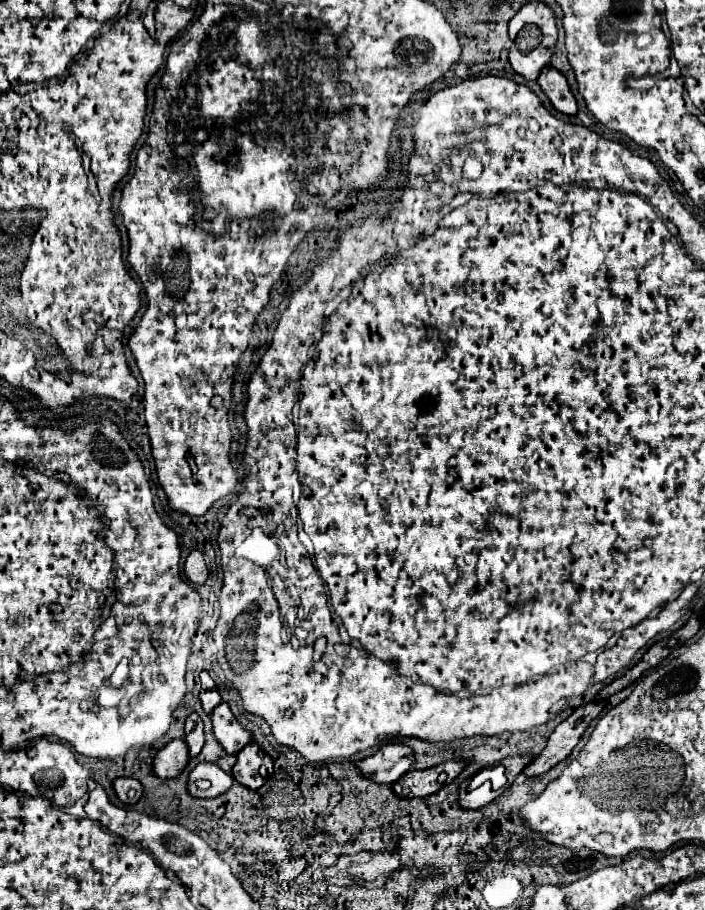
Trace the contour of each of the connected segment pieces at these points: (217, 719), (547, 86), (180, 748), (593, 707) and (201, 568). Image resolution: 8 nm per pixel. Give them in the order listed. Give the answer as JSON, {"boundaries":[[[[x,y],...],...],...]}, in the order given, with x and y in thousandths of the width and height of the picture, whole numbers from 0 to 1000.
{"boundaries":[[[[313,773],[311,777],[305,777],[299,784],[299,790],[302,790],[305,812],[316,819],[316,823],[322,827],[339,827],[359,812],[359,805],[350,803],[333,790],[333,786],[328,784],[322,773]]],[[[773,74],[762,87],[767,98],[776,102],[779,111],[784,118],[801,126],[816,126],[818,124],[818,111],[807,98],[804,87],[784,74]]],[[[248,812],[223,827],[217,836],[217,849],[231,856],[254,854],[254,849],[265,843],[265,838],[268,838],[265,816],[260,812]]],[[[841,770],[816,779],[801,792],[790,797],[790,801],[782,805],[776,814],[776,821],[742,845],[742,849],[750,854],[762,854],[762,852],[776,849],[793,836],[799,836],[810,827],[810,823],[818,819],[818,814],[824,812],[835,795],[844,788],[850,788],[855,777],[858,777],[858,770]]],[[[274,603],[268,608],[268,612],[262,614],[262,632],[268,634],[268,638],[285,643],[294,638],[294,623],[291,623],[291,614],[288,614],[288,608]]]]}

